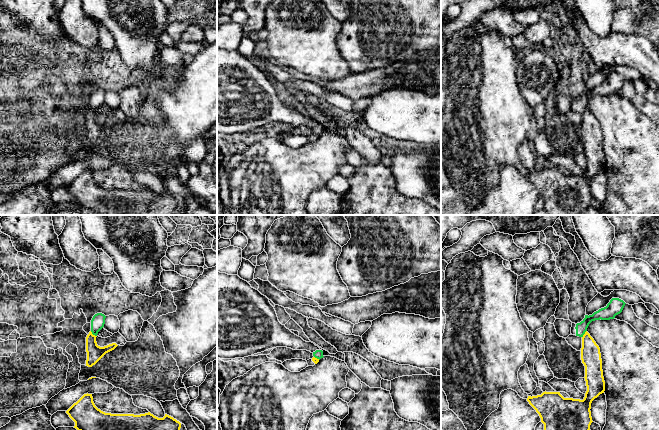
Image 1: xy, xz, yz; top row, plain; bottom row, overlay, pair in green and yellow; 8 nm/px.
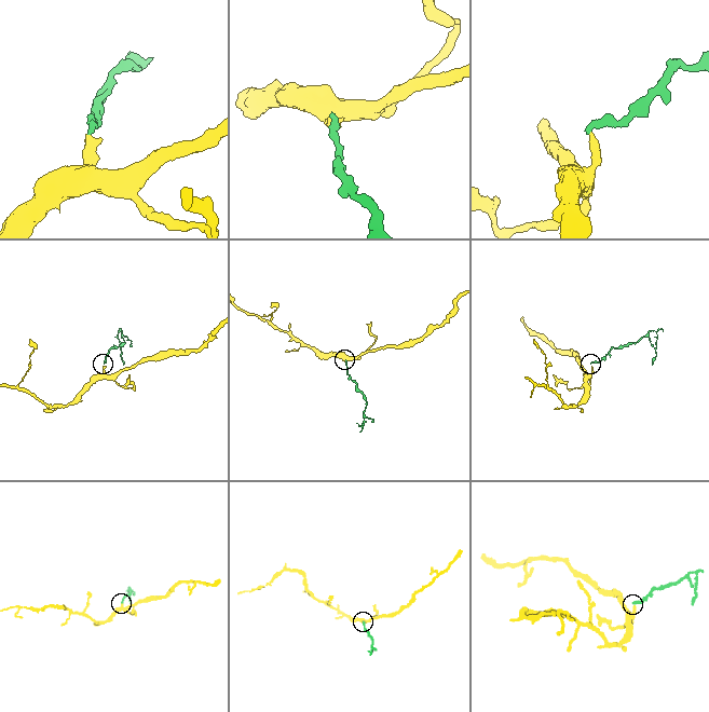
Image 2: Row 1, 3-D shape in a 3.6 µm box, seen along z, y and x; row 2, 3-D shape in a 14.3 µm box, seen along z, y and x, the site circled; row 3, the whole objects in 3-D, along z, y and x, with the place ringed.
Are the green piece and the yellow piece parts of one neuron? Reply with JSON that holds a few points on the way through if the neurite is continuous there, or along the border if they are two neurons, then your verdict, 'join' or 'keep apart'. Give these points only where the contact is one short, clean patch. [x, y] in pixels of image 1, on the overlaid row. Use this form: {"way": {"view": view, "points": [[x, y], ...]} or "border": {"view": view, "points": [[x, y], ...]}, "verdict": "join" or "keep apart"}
{"border": {"view": "xy", "points": [[90, 331], [96, 336]]}, "verdict": "keep apart"}

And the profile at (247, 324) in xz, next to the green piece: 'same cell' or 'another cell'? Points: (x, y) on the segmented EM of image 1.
same cell

